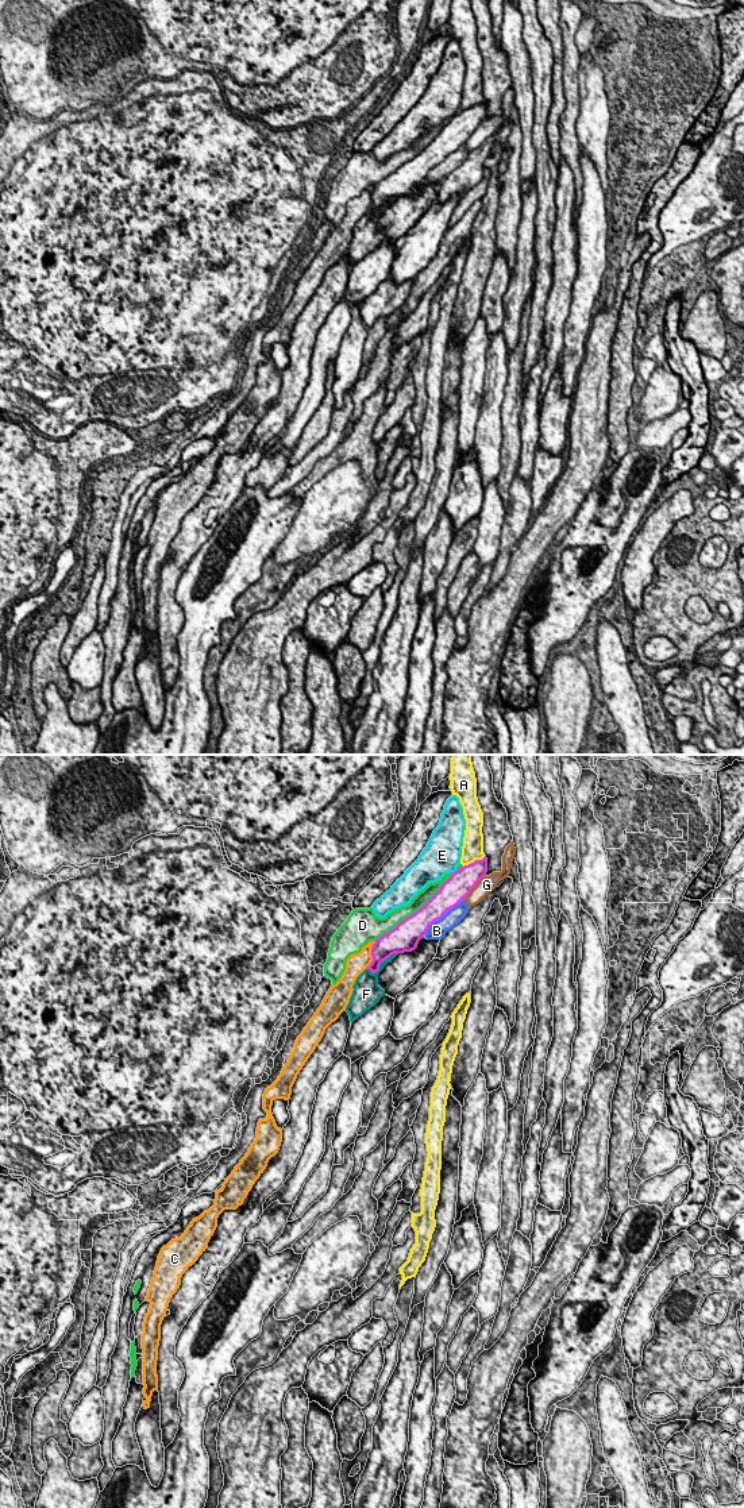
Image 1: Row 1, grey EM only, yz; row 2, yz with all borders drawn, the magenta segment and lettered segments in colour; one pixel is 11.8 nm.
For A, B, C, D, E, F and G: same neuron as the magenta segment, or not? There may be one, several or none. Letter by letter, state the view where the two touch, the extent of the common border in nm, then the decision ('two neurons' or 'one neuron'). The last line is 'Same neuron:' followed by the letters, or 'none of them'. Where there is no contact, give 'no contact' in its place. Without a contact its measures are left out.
A: yz | 300 nm | two neurons
B: yz | 650 nm | two neurons
C: yz | 360 nm | two neurons
D: yz | 1250 nm | two neurons
E: yz | 70 nm | two neurons
F: yz | 420 nm | two neurons
G: yz | 400 nm | two neurons
Same neuron: none of them

